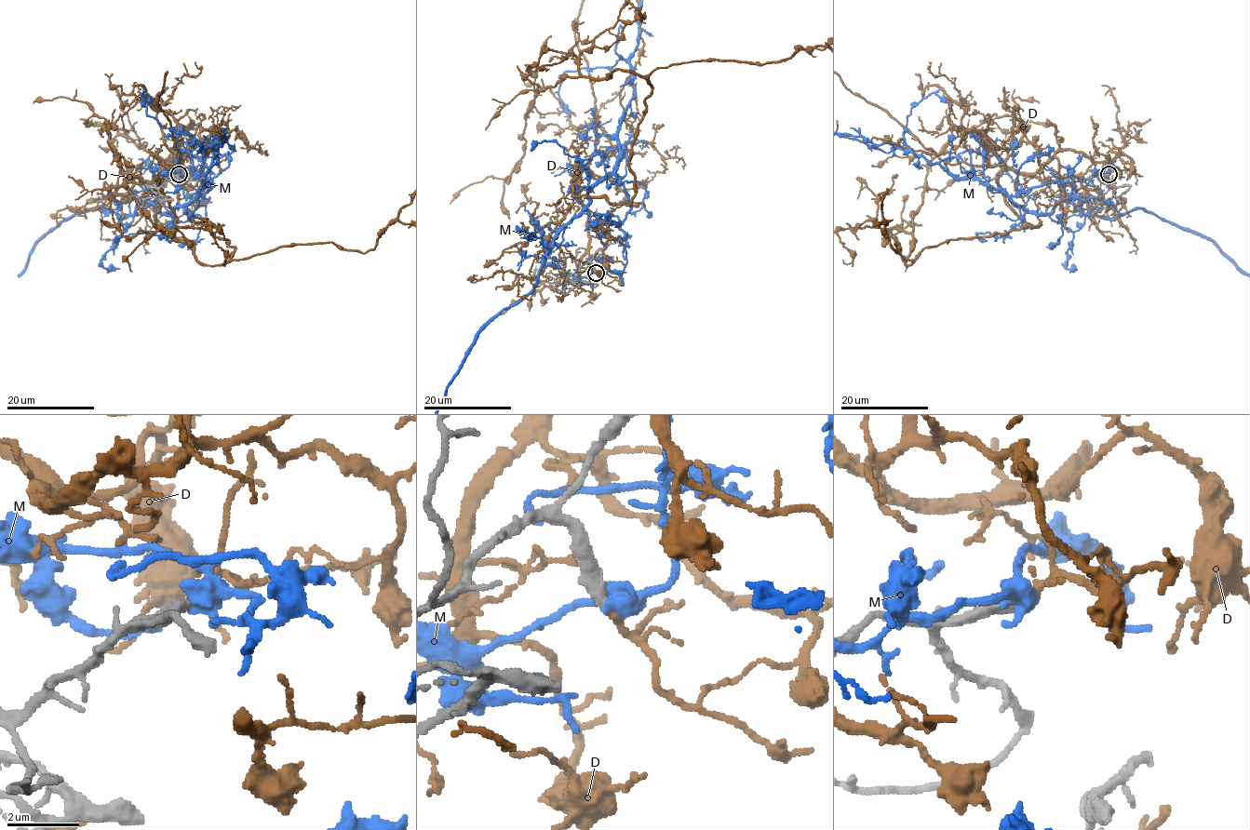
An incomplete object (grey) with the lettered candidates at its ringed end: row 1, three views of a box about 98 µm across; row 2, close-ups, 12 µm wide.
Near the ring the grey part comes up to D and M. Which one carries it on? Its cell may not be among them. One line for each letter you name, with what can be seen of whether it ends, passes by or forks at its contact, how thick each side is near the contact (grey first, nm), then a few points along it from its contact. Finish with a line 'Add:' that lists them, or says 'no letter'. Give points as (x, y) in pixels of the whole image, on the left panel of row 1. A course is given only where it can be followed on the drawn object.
D: It passes by. Thickness 420 nm (grey) against 190 nm
Add: D

